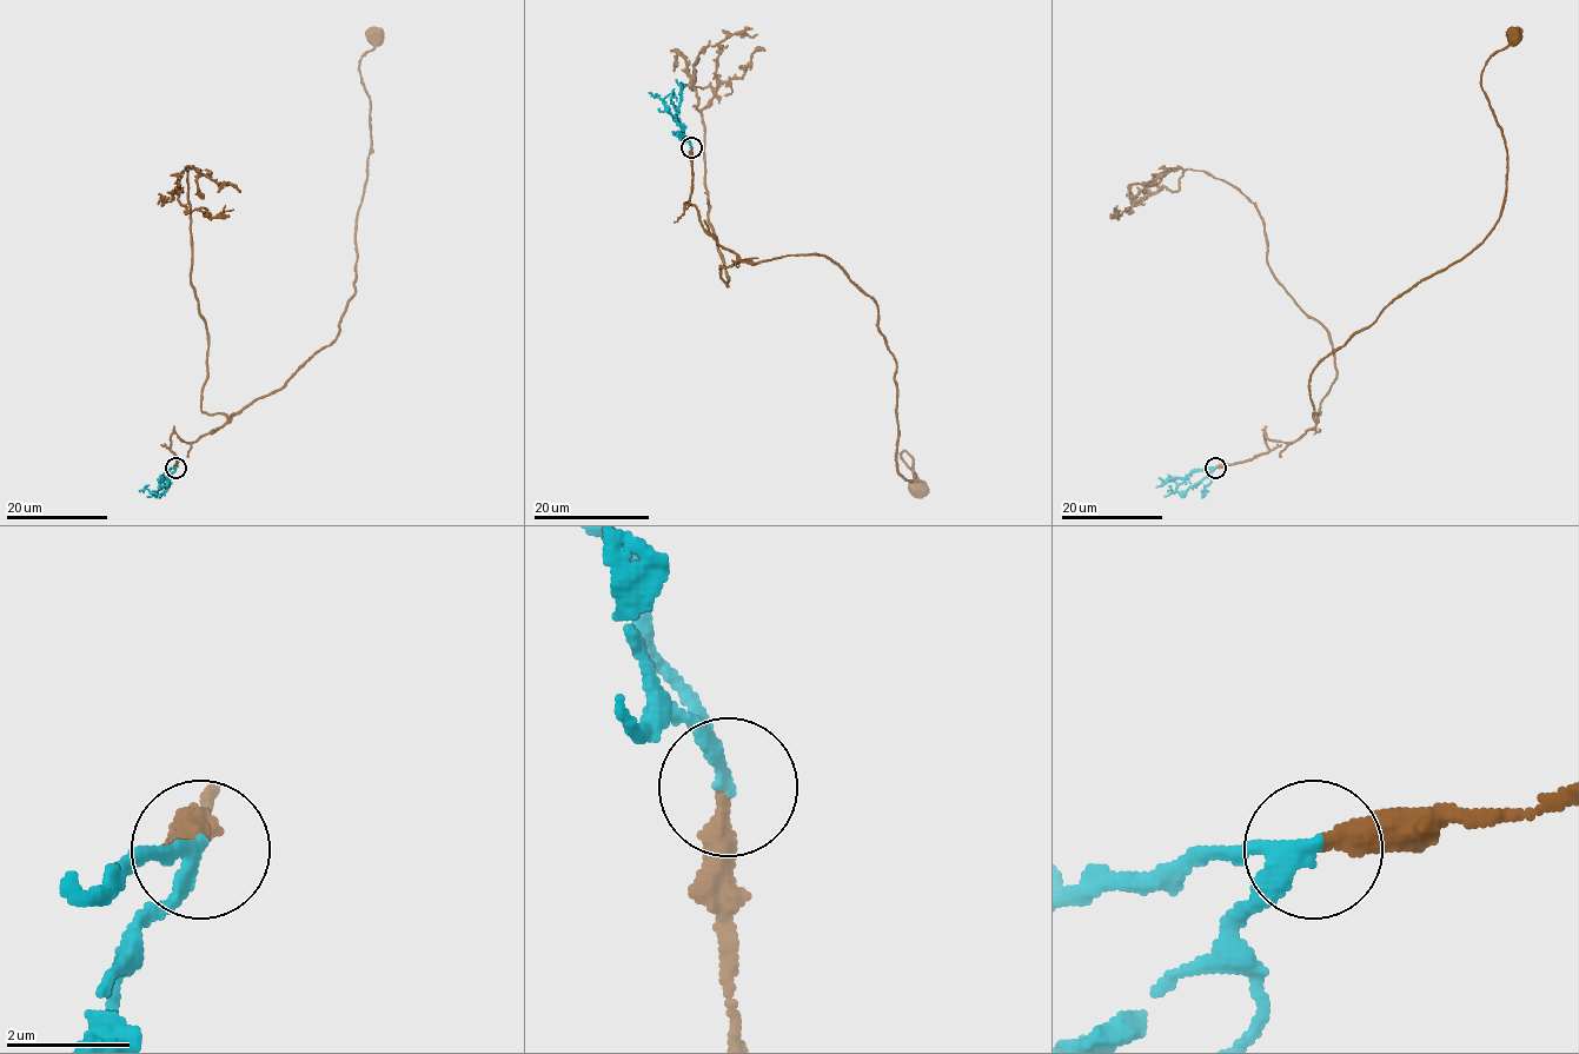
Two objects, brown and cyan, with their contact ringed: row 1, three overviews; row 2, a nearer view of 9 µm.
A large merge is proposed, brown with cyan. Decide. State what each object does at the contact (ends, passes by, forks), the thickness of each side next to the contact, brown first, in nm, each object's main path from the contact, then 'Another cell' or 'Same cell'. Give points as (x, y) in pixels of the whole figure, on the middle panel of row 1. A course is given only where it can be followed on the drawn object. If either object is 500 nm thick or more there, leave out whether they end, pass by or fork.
At the ring brown ends. At the ring cyan passes by. Thickness 320 nm (brown) against 190 nm. Course of brown: (690, 147), (684, 204), (721, 246), (824, 254), (874, 299), (914, 490). Course of cyan: (691, 147), (670, 110), (648, 92). Same cell

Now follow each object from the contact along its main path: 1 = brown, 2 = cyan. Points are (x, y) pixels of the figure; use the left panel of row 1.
1: (176, 468), (170, 436), (210, 433), (339, 332), (356, 292), (371, 139), (359, 59), (371, 37)
2: (177, 468), (164, 486), (151, 491), (138, 490)

